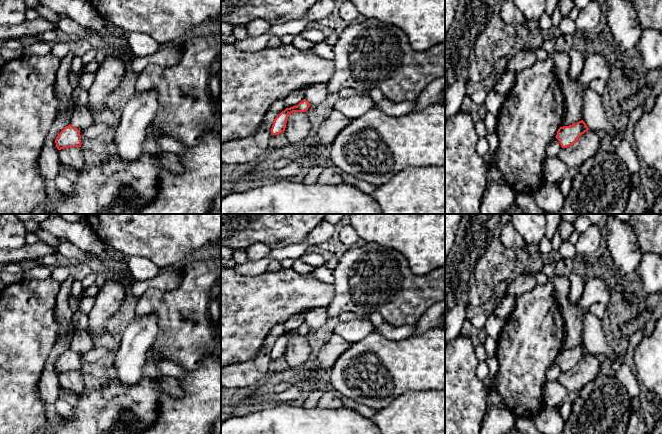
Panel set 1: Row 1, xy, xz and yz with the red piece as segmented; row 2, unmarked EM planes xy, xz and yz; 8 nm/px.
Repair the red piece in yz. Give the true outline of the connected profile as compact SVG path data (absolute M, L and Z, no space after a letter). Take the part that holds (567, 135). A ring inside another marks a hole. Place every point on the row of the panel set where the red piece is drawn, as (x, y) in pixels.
M581 120L569 126L560 127L557 131L556 138L562 148L568 148L578 141L579 137L590 130L586 123Z

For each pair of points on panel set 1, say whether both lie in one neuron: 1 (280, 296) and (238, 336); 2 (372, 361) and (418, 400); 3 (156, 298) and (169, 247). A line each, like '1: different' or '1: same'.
1: same
2: different
3: different

